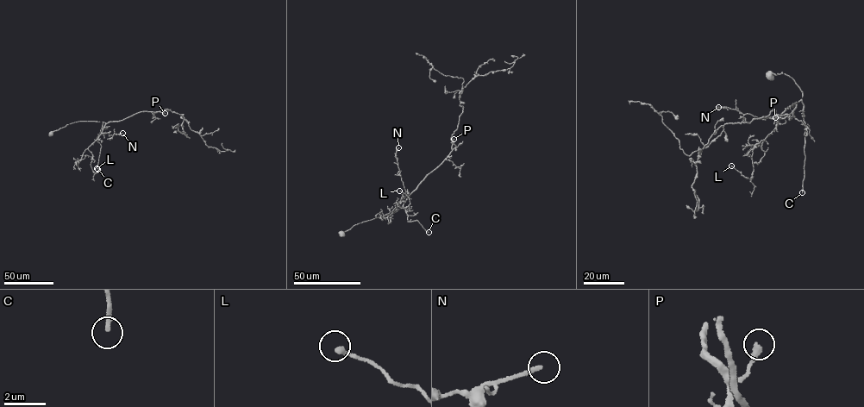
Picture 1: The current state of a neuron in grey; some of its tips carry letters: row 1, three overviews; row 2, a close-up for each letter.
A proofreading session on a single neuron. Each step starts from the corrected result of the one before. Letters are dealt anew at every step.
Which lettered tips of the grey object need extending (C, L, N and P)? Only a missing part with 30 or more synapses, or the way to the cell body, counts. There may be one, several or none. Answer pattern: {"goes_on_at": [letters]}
{"goes_on_at": ["C"]}

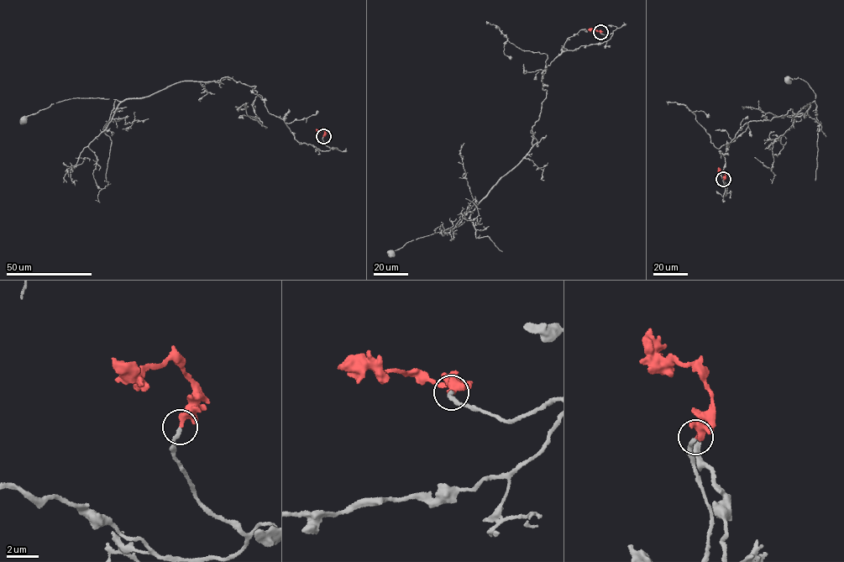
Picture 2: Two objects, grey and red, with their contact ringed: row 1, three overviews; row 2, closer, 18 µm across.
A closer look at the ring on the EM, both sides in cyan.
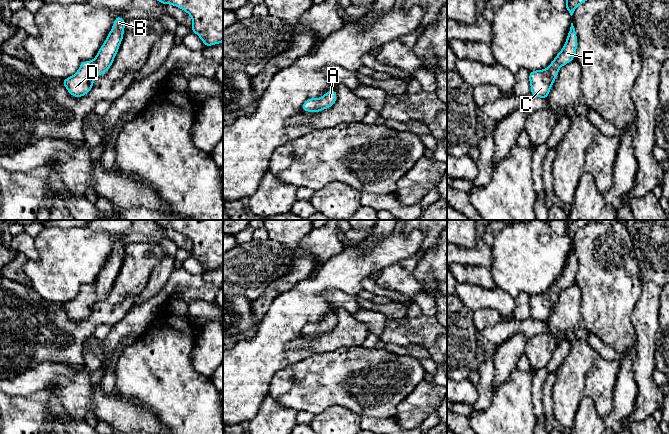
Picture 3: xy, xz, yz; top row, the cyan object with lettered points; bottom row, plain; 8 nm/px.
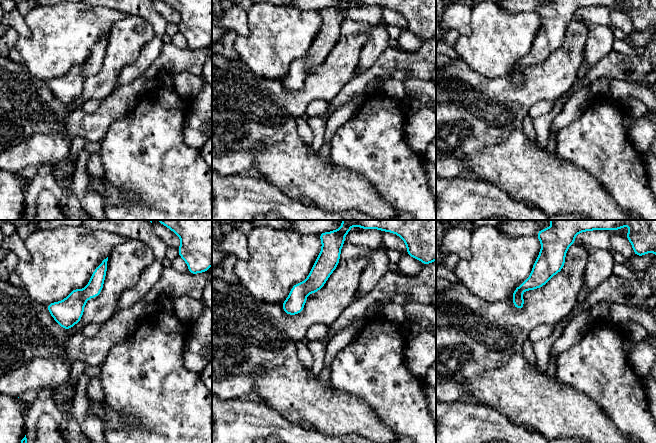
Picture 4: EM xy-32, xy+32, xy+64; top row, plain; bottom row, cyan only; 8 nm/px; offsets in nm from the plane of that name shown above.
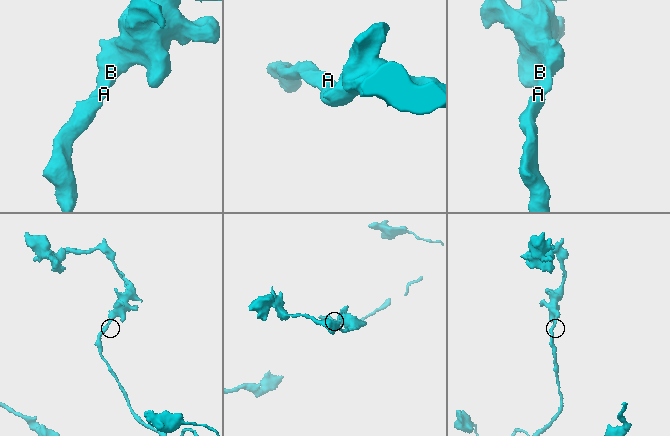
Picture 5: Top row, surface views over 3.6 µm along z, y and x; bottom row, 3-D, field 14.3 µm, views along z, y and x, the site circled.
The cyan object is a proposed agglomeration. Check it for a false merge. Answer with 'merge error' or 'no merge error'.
no merge error

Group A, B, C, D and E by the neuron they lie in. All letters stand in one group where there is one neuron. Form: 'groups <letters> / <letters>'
groups A B C D E

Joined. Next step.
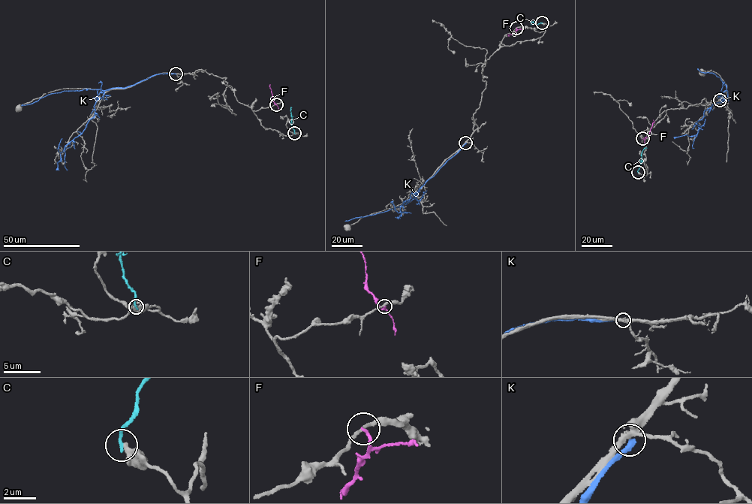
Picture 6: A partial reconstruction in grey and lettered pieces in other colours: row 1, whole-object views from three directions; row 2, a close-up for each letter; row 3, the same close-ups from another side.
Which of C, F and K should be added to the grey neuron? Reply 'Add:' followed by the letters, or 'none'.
Add: none

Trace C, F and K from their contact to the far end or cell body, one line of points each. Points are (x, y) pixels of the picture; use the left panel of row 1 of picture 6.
C: (294, 133), (290, 107)
F: (276, 104), (272, 100), (270, 84)
K: (175, 73), (161, 73), (126, 88), (97, 91), (94, 116), (60, 153), (59, 170)

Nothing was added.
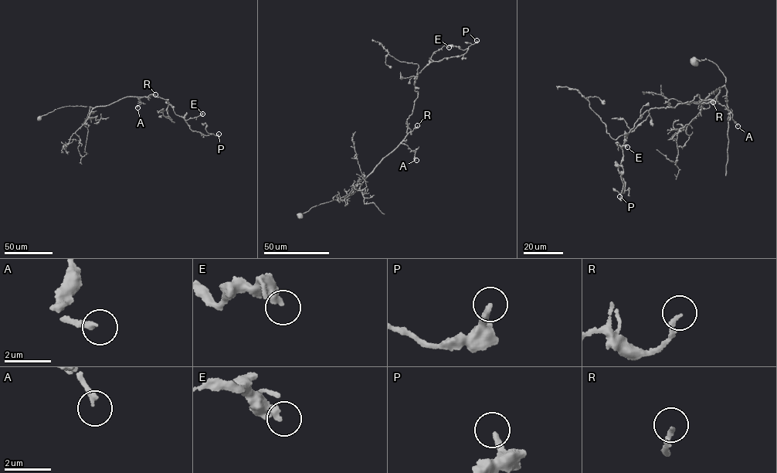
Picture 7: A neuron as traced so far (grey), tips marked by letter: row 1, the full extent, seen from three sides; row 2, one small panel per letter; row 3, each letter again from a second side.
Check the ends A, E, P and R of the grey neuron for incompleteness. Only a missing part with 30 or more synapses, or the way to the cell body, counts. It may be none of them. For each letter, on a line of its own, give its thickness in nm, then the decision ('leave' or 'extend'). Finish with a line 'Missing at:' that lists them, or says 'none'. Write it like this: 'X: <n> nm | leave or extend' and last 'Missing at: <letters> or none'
A: 260 nm | leave
E: 360 nm | leave
P: 240 nm | leave
R: 170 nm | leave
Missing at: none

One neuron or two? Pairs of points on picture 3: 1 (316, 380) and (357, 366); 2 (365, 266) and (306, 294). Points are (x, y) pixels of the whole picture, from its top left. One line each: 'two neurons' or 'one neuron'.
1: one neuron
2: one neuron

